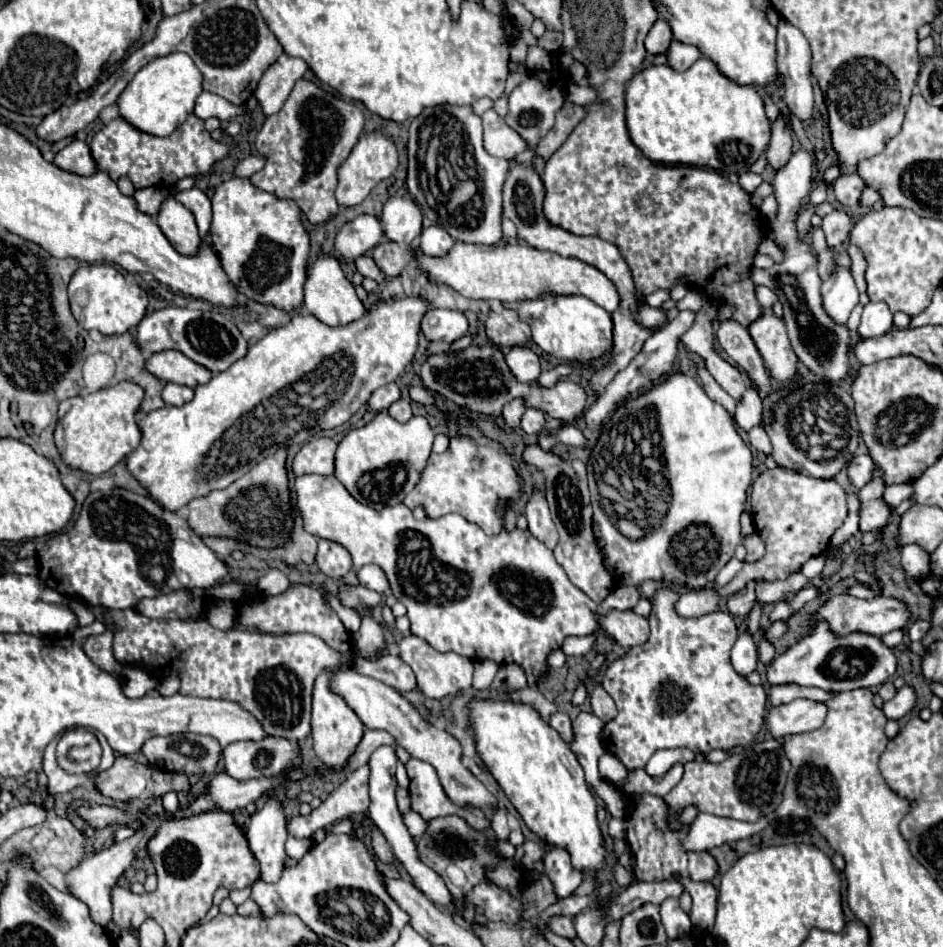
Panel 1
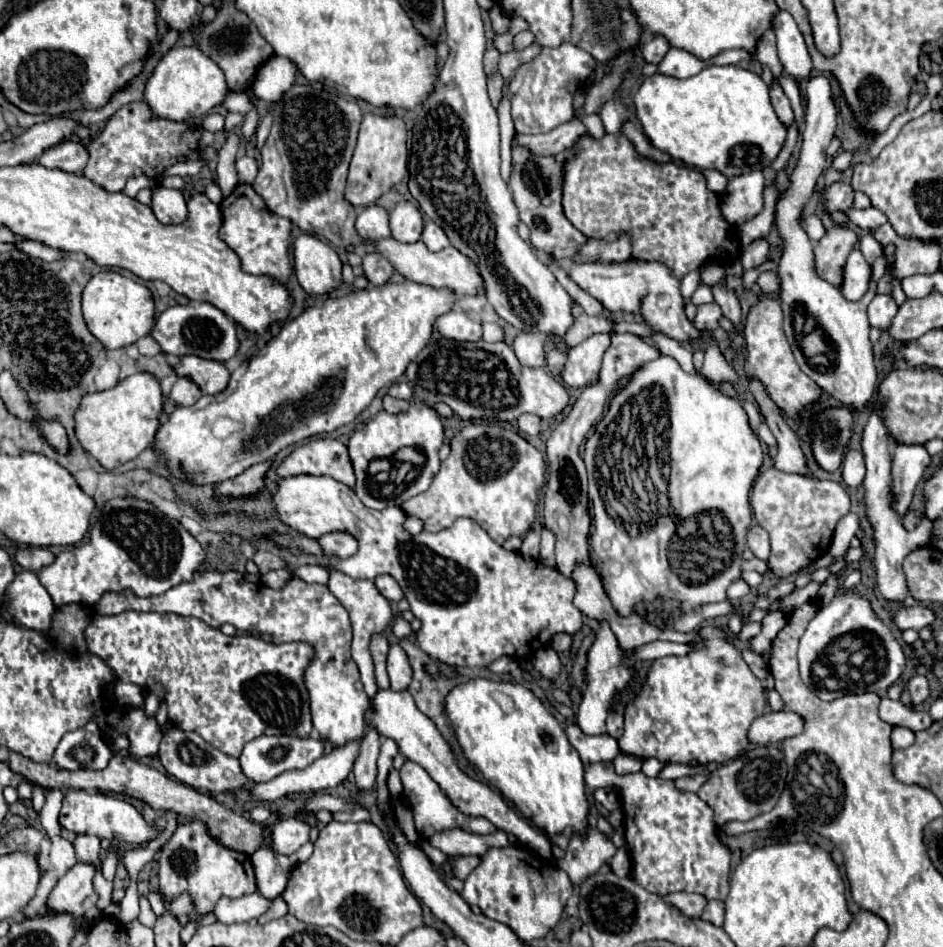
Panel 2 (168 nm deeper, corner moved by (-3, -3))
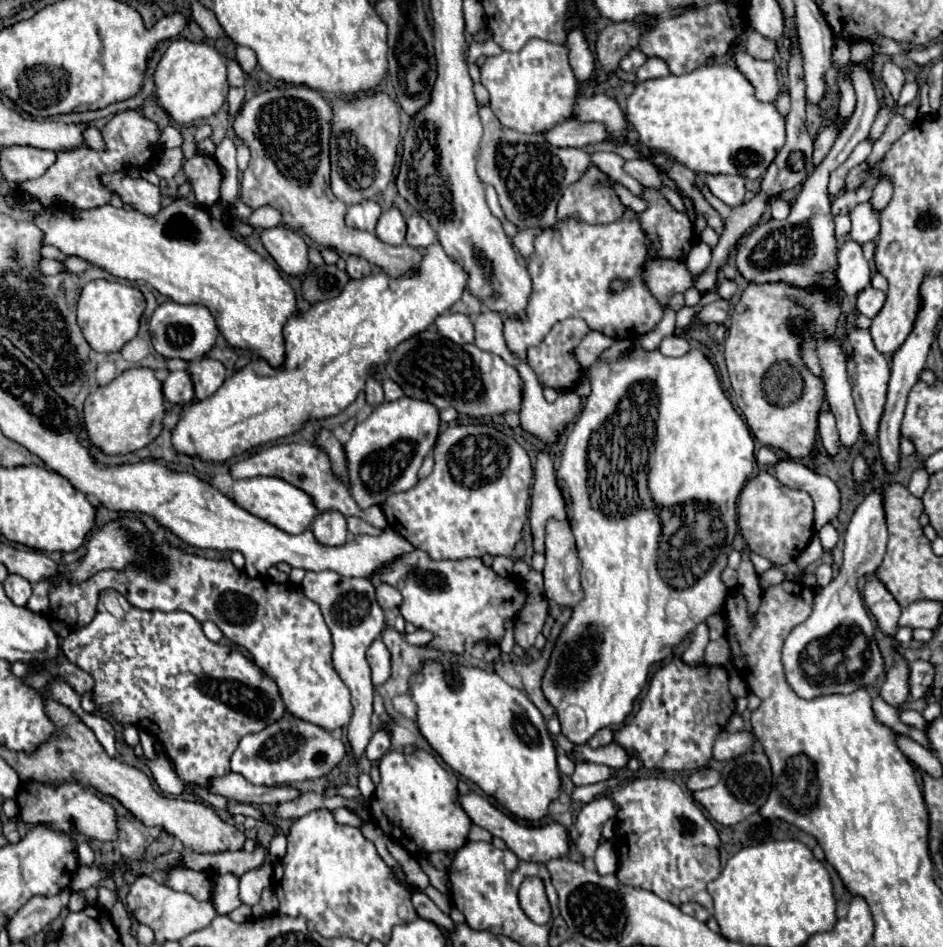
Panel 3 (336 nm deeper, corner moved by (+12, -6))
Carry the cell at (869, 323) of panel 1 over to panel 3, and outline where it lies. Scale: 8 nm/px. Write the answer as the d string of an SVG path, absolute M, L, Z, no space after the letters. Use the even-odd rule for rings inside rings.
M872 285L866 287L864 291L858 293L858 313L868 315L870 319L876 317L878 311L882 309L882 305L884 305L884 299L886 299L886 295L882 291L874 289Z

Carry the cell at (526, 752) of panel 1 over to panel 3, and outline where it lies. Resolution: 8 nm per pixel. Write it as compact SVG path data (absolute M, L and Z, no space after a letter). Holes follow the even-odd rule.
M430 659L430 661L424 661L422 667L418 669L418 675L422 677L420 683L412 683L410 685L410 697L412 701L416 703L418 707L418 713L416 713L416 725L420 729L420 733L424 735L424 739L430 743L430 747L456 771L460 773L462 777L466 777L468 781L476 783L486 795L492 795L500 805L504 805L512 815L520 817L520 819L526 819L526 821L538 821L542 819L546 813L548 813L548 805L552 799L556 799L560 795L560 771L558 771L558 765L556 765L556 749L554 749L554 743L546 731L546 723L544 723L544 717L542 713L536 709L536 705L526 697L524 691L516 689L516 687L510 687L500 675L496 675L494 671L484 671L480 667L466 667L466 665L460 665L460 663L442 663L438 659Z

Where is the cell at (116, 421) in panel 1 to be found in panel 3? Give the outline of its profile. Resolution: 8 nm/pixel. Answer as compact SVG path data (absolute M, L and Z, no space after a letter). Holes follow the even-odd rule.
M134 367L118 375L112 383L98 387L88 395L84 405L84 421L90 441L108 455L132 453L146 447L162 433L164 419L164 393L162 383L156 379L154 369Z

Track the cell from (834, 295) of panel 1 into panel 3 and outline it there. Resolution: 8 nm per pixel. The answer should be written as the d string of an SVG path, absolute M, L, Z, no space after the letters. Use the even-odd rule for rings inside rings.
M846 241L838 249L838 281L846 295L858 295L870 285L870 265L856 241Z

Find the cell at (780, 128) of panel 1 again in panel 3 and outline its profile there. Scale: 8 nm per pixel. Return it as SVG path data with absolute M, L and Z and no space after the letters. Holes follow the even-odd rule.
M744 27L740 29L732 49L728 51L728 55L734 59L736 67L740 69L740 73L754 85L756 89L756 97L760 101L774 101L780 87L778 87L778 77L776 77L776 63L770 61L760 61L754 59L752 55L748 55L746 51L746 37L752 31L752 27Z

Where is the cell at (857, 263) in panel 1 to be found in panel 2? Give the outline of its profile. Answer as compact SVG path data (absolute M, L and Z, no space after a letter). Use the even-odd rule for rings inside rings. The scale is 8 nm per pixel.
M869 232L867 236L863 236L861 238L861 242L859 242L859 246L861 246L861 252L863 252L863 256L867 258L867 262L875 262L875 258L877 256L881 256L883 254L883 248L881 248L881 244L873 238L873 234Z

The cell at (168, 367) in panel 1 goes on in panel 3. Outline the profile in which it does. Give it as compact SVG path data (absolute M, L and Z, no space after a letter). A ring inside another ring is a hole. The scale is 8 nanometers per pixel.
M202 357L198 359L198 363L190 363L188 371L194 381L196 399L200 401L212 397L226 379L226 367L220 361L210 359L210 357Z

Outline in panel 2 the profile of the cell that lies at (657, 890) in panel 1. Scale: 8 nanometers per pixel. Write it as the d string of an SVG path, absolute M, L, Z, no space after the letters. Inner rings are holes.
M673 892L673 894L665 894L661 898L663 898L663 902L675 906L679 912L683 912L685 916L691 916L691 918L697 918L707 904L707 900L701 894L691 894L691 892Z

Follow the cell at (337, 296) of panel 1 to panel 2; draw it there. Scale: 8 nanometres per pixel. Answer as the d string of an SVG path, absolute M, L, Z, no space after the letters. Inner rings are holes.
M311 234L295 240L295 274L303 290L311 296L321 296L337 290L343 282L341 260L333 246Z

